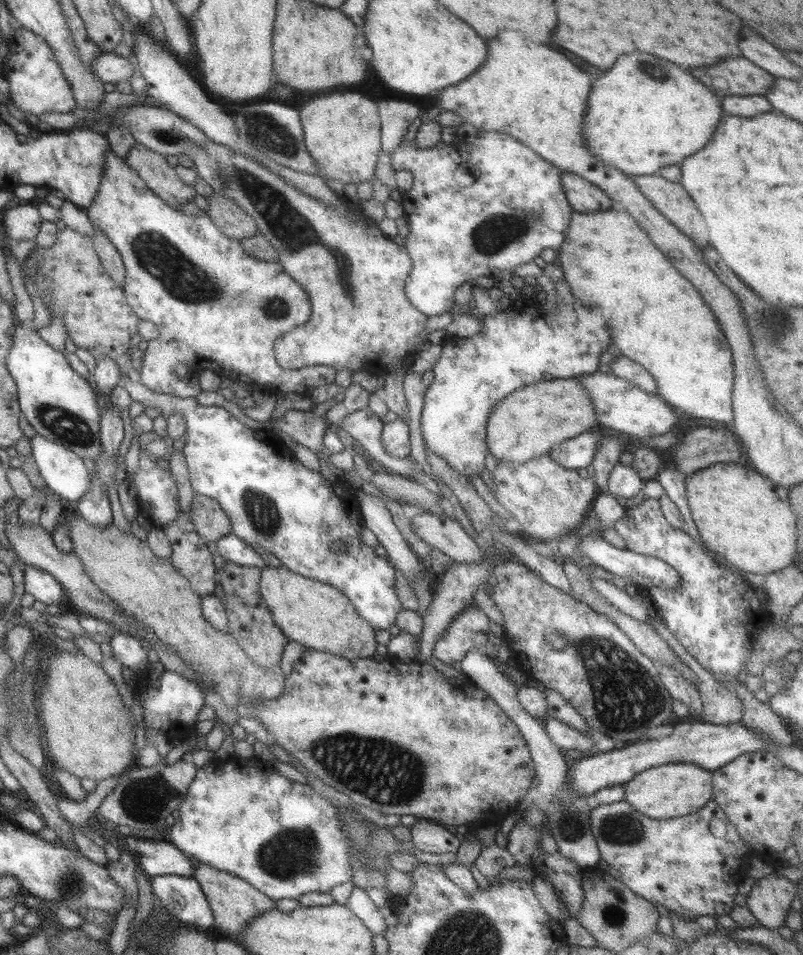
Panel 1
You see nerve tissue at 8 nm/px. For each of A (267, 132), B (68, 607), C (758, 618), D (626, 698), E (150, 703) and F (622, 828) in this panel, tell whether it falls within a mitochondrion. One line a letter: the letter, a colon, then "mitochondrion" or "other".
A: mitochondrion
B: other
C: other
D: mitochondrion
E: other
F: mitochondrion

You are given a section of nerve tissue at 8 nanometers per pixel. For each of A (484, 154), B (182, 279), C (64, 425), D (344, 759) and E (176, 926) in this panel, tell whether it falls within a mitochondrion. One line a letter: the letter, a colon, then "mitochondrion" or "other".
A: other
B: mitochondrion
C: mitochondrion
D: mitochondrion
E: other

